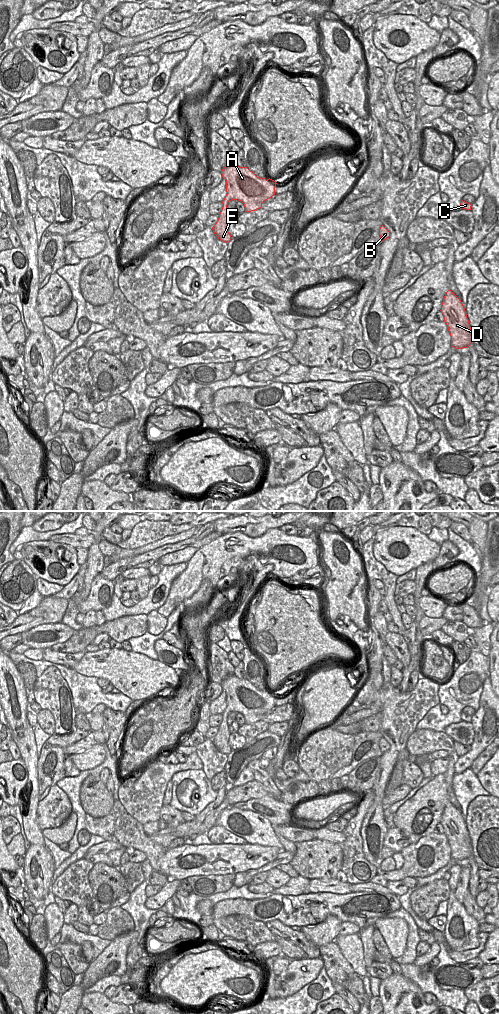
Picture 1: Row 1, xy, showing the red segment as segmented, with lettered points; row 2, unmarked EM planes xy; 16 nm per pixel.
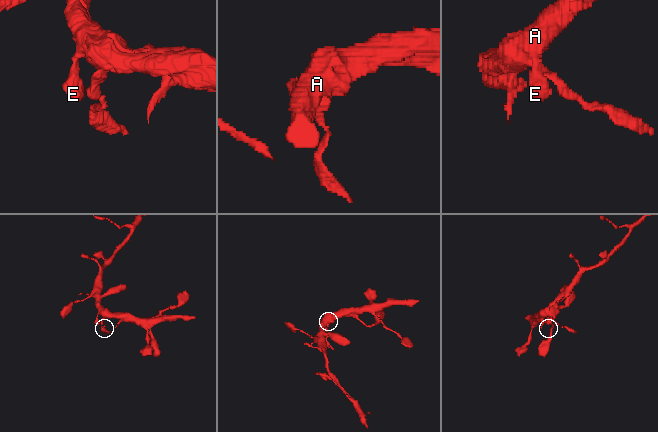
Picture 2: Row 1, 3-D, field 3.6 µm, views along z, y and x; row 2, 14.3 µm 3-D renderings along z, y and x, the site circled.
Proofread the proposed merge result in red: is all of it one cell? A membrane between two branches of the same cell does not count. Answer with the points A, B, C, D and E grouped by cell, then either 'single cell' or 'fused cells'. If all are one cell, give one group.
groups A B C D E; single cell

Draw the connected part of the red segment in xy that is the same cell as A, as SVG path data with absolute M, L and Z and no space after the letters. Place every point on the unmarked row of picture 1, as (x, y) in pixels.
M235 675L227 677L221 683L226 692L226 708L222 713L223 719L218 733L212 739L214 746L223 754L232 751L228 744L230 732L227 724L228 714L231 712L241 713L245 724L255 723L262 719L262 715L275 707L276 694L272 691L257 689L247 679L239 679Z

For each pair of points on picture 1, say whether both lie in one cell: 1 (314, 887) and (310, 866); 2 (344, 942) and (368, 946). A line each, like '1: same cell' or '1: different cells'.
1: different cells
2: different cells

